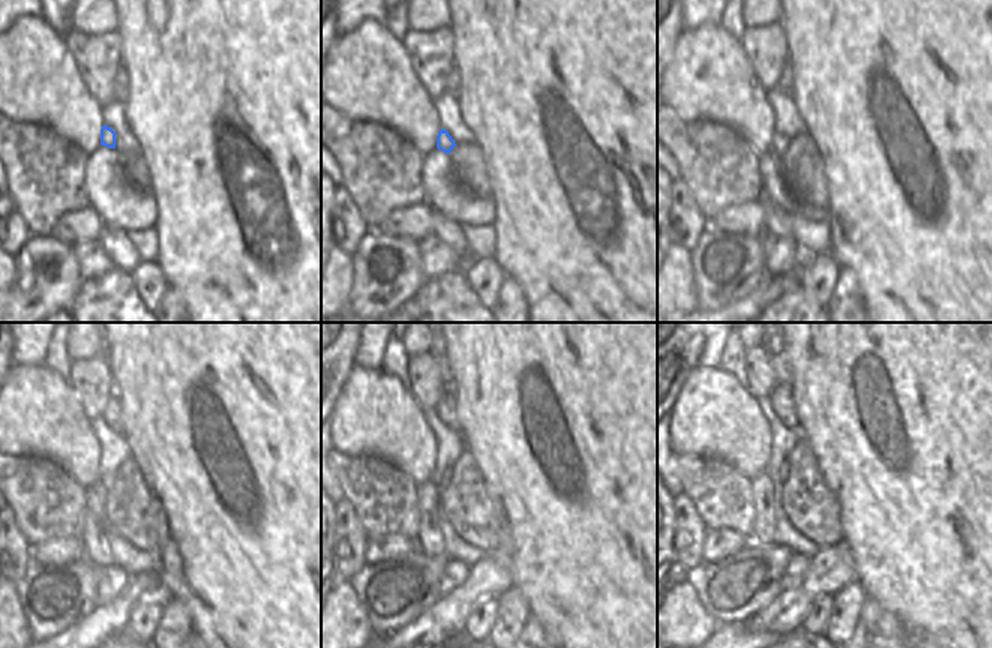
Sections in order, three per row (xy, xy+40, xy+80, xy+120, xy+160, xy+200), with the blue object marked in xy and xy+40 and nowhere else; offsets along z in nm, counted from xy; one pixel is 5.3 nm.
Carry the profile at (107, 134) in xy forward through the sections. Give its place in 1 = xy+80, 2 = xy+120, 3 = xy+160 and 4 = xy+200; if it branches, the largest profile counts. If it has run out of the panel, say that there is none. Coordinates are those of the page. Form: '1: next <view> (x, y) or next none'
1: next xy+80 (781, 143)
2: next xy+120 (107, 480)
3: next xy+160 (444, 479)
4: next xy+200 (785, 467)

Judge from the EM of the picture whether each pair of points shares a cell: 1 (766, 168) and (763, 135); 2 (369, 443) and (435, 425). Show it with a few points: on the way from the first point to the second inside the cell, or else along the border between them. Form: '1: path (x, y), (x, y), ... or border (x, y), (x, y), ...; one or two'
1: border (769, 150), (761, 155); two
2: border (422, 410), (435, 441), (437, 461); two

